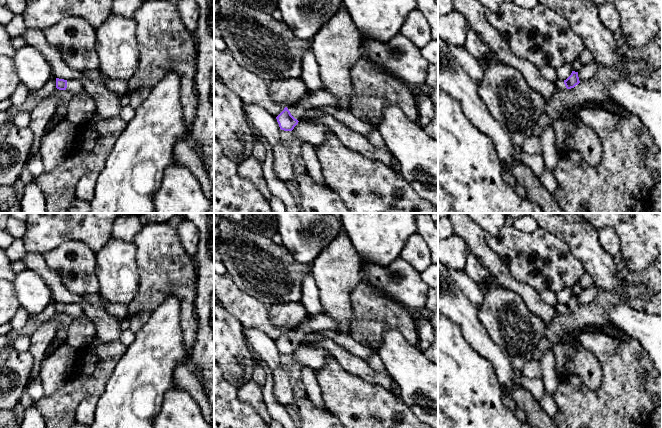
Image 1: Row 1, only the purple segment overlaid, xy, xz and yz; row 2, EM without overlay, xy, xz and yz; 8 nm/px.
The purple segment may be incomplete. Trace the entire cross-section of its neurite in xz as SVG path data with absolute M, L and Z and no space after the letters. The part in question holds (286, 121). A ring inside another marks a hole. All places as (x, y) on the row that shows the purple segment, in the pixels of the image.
M323 89L309 92L300 100L297 106L285 107L276 117L281 130L292 131L298 122L303 118L305 112L312 107L335 107L337 100L335 97Z

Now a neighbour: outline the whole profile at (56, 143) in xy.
M66 118L51 130L46 131L39 149L44 171L52 170L65 160L75 145L75 136L76 125Z

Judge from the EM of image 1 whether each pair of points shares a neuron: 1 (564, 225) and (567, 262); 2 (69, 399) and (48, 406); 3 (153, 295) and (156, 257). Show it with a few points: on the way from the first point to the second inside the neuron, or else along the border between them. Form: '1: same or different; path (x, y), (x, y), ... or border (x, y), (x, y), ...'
1: different; border (546, 231), (561, 239), (581, 262)
2: same; path (64, 401), (59, 406), (53, 406)
3: same; path (155, 286), (156, 266)

